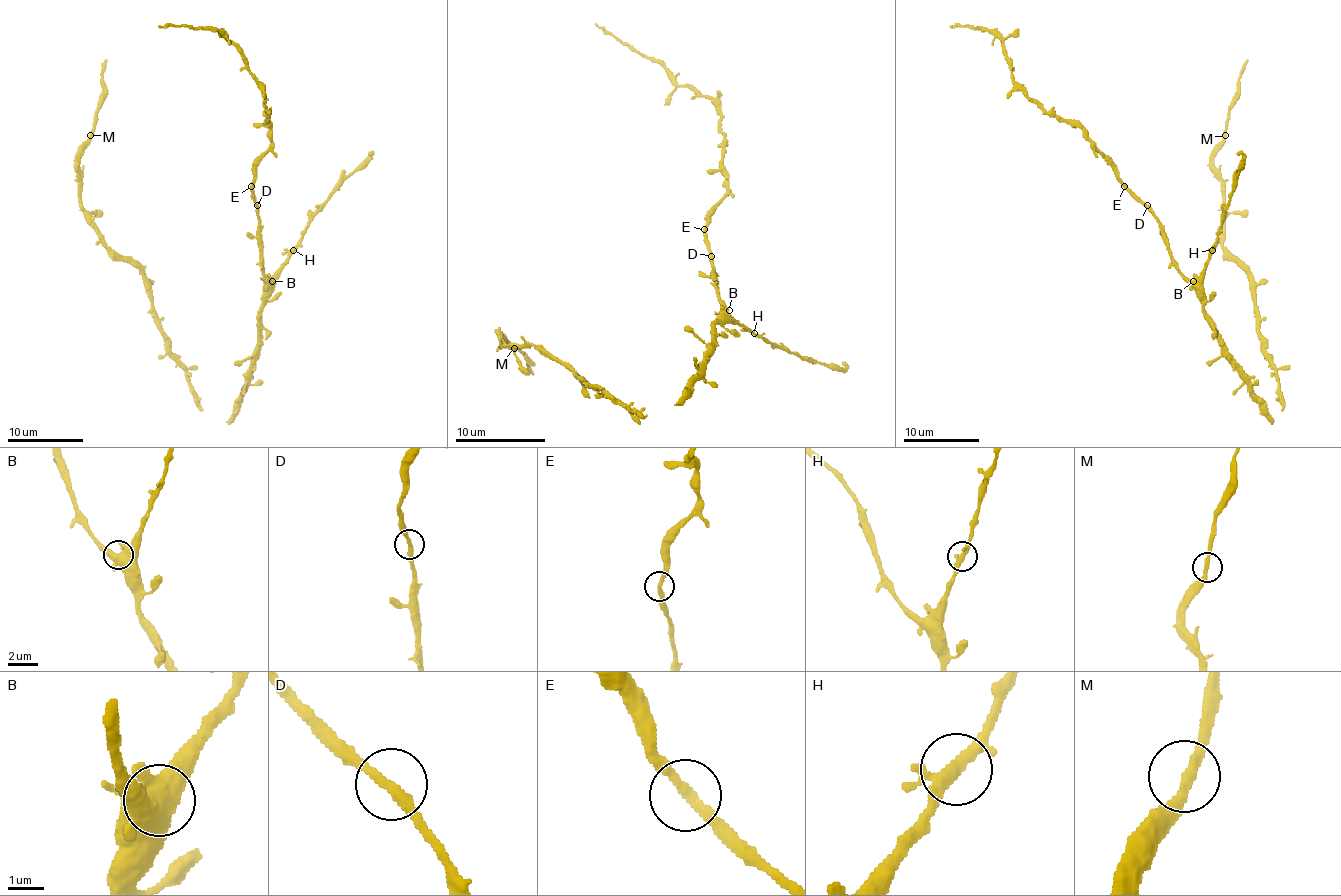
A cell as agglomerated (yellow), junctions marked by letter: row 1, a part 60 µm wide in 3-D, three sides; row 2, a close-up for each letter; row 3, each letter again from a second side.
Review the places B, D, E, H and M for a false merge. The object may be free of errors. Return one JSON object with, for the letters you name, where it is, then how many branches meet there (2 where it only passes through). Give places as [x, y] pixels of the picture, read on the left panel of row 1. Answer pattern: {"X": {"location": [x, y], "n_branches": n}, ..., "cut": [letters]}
{"cut": []}

